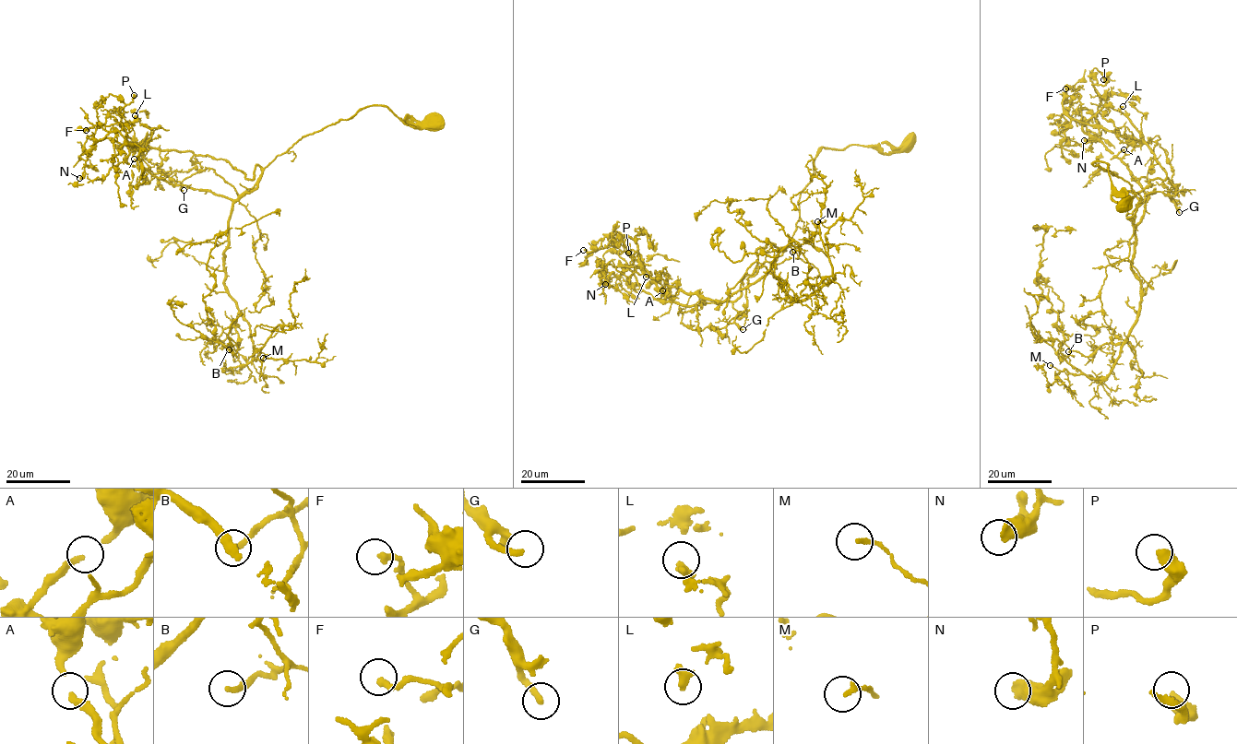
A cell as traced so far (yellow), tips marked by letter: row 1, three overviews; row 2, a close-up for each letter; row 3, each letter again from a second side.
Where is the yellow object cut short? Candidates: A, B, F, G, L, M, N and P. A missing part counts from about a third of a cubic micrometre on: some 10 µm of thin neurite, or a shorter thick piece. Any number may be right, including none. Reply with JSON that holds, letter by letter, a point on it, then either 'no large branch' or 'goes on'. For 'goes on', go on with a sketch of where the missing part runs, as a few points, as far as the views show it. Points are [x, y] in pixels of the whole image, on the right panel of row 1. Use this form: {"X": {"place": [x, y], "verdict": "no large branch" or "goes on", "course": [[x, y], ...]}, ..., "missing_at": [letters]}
{"A": {"place": [1124, 149], "verdict": "no large branch"}, "B": {"place": [1068, 351], "verdict": "no large branch"}, "F": {"place": [1065, 88], "verdict": "goes on"}, "G": {"place": [1179, 212], "verdict": "goes on"}, "L": {"place": [1123, 106], "verdict": "no large branch"}, "M": {"place": [1050, 365], "verdict": "no large branch"}, "N": {"place": [1084, 140], "verdict": "goes on"}, "P": {"place": [1103, 79], "verdict": "no large branch"}, "missing_at": ["F", "G", "N"]}

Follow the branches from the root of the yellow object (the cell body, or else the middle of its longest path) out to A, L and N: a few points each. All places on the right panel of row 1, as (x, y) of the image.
A: (1124, 205), (1108, 164), (1092, 164), (1121, 177), (1140, 195), (1135, 225), (1148, 196), (1117, 157), (1124, 149)
L: (1124, 205), (1094, 162), (1140, 195), (1124, 206), (1166, 176), (1107, 107), (1123, 106)
N: (1124, 205), (1092, 164), (1140, 195), (1137, 223), (1132, 143), (1086, 108), (1084, 140)

